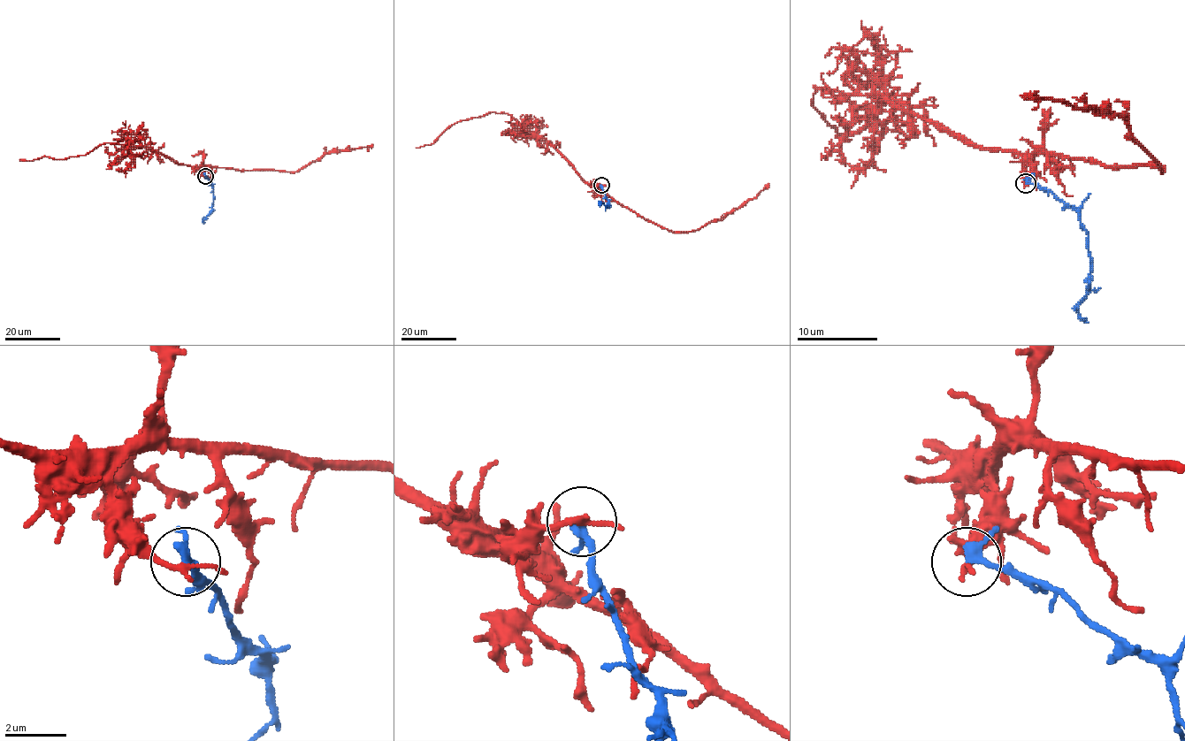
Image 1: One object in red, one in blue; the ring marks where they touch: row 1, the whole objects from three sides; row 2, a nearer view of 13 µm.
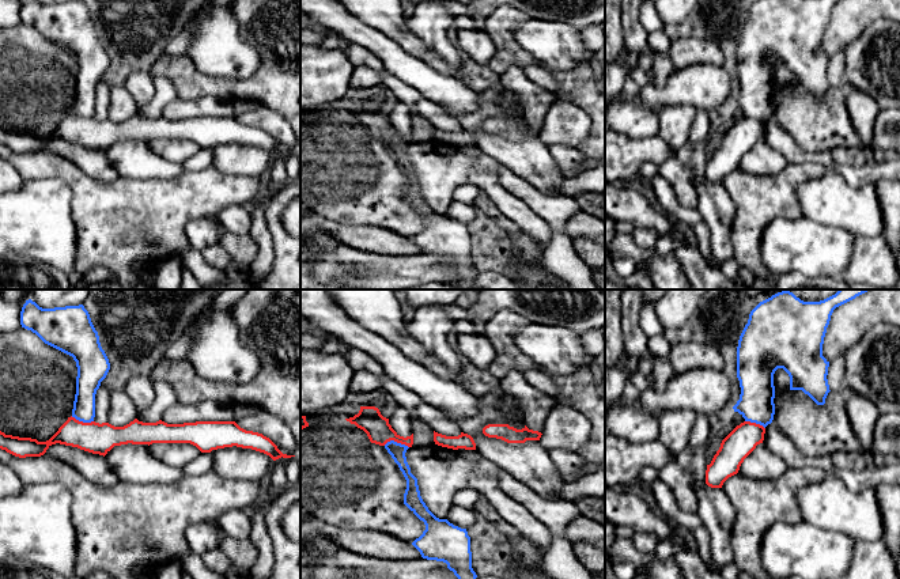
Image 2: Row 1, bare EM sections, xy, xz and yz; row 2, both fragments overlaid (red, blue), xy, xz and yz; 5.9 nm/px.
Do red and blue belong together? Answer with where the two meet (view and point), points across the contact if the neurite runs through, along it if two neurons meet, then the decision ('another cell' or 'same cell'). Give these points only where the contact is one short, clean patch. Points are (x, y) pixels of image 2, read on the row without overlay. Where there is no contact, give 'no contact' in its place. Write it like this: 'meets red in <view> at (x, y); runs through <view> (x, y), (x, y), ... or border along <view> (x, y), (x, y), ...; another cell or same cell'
meets red in xz at (396, 136); border along xz (384, 140), (396, 136), (408, 143); another cell

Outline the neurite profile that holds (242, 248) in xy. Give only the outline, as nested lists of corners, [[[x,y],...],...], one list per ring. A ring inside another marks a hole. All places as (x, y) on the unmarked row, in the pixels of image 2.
[[[224,232],[220,245],[231,260],[239,264],[252,264],[258,254],[258,245],[250,234]]]

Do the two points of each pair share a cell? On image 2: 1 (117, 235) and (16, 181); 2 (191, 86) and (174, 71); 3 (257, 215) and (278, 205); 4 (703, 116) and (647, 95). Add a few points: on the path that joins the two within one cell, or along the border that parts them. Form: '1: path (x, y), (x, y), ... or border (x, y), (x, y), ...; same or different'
1: border (14, 166), (23, 180); different
2: path (186, 82), (178, 74); same
3: border (264, 209), (264, 220), (272, 243); different
4: border (698, 109), (707, 112); different

